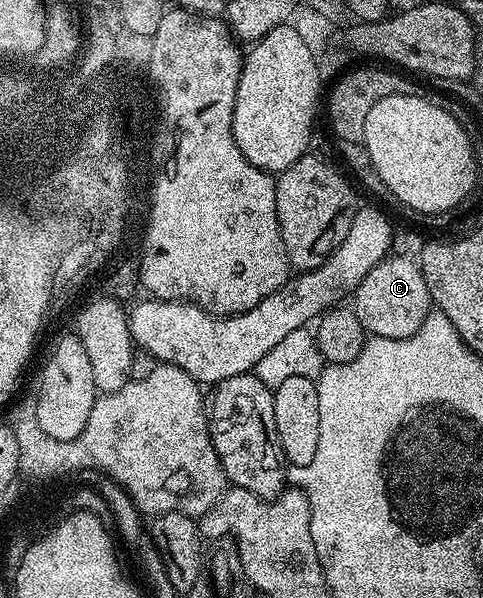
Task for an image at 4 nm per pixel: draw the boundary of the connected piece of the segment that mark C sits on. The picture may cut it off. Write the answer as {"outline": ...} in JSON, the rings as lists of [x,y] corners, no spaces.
{"outline":[[[396,256],[385,257],[351,294],[350,308],[358,323],[362,323],[365,334],[386,339],[406,339],[420,330],[433,308],[432,296],[419,264],[413,258],[411,261],[408,257]]]}

